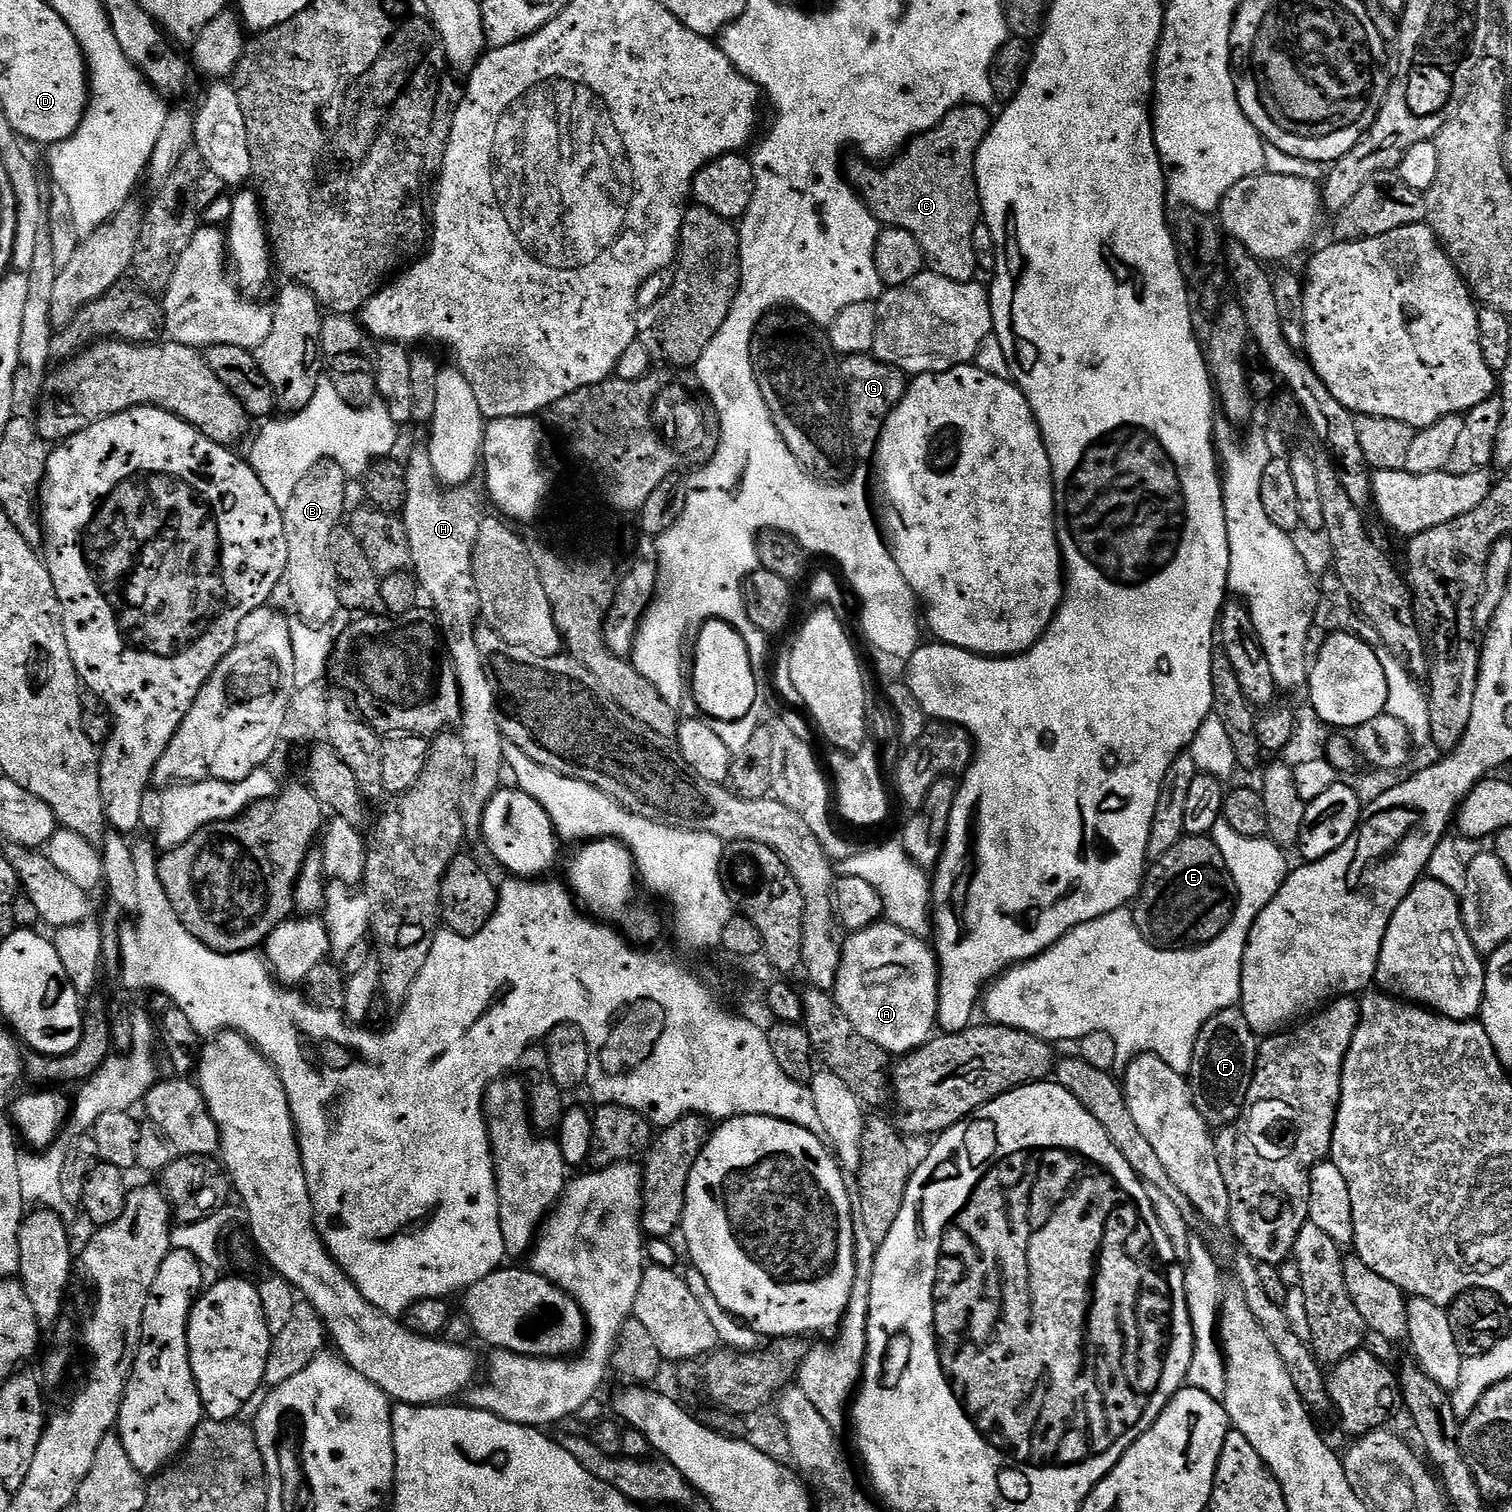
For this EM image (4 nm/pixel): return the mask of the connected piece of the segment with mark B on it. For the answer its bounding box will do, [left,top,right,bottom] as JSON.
[282,464,349,626]

